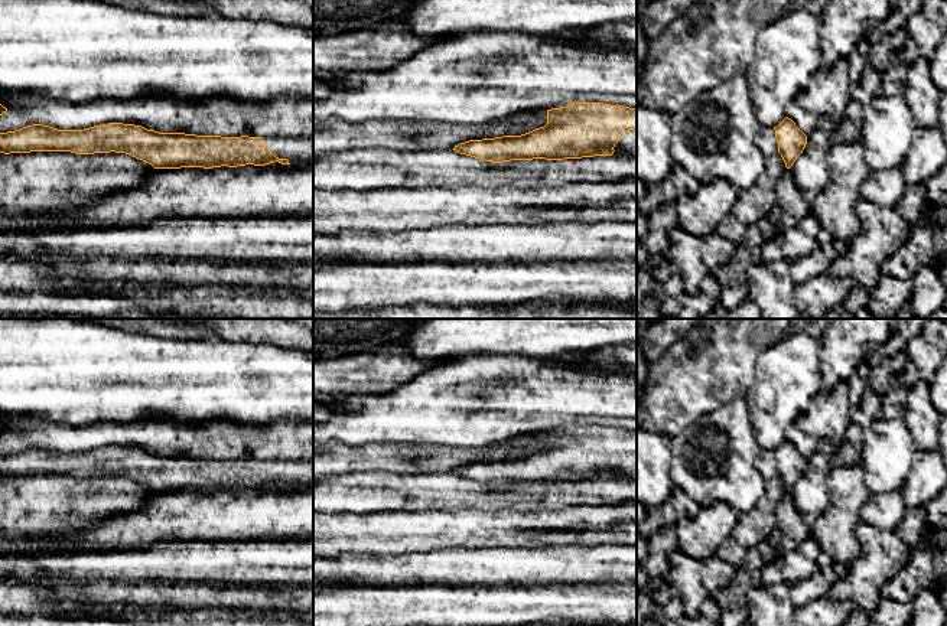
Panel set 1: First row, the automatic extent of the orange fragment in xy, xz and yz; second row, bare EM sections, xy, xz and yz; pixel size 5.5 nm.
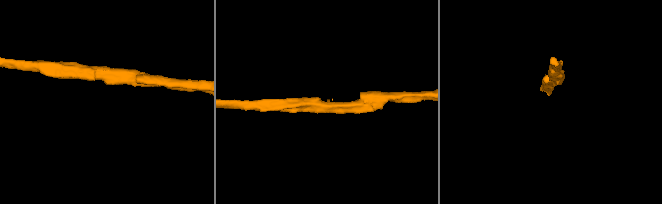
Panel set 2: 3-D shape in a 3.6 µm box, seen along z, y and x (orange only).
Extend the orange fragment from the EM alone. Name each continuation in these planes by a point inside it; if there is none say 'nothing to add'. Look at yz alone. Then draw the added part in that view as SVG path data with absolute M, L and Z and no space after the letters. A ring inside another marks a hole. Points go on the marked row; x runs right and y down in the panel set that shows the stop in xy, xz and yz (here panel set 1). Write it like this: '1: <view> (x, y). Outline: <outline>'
1: yz (765, 140). Outline: M761 127L755 144L765 157L778 153L778 141L775 138L775 130L772 127Z

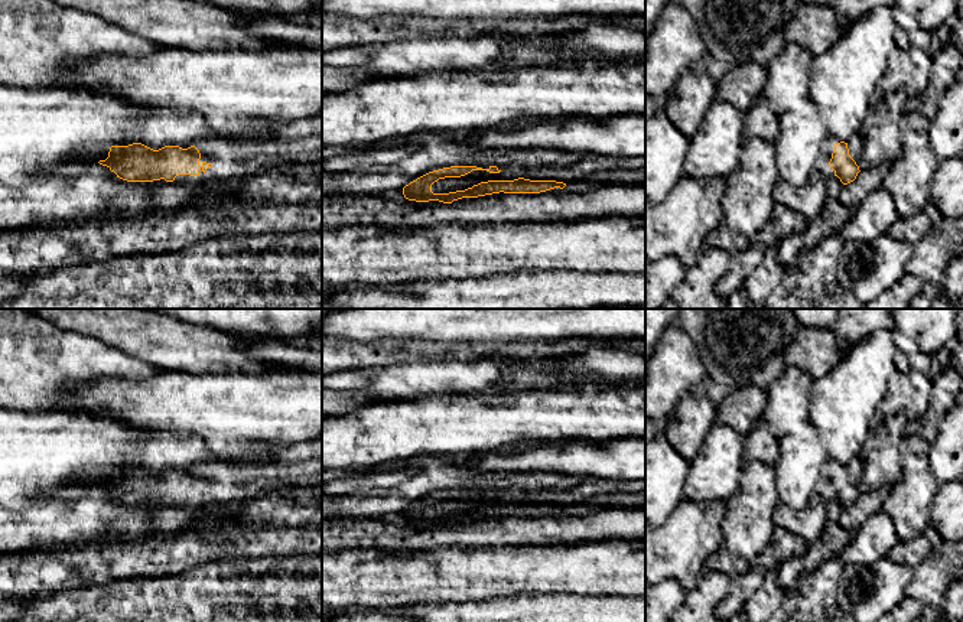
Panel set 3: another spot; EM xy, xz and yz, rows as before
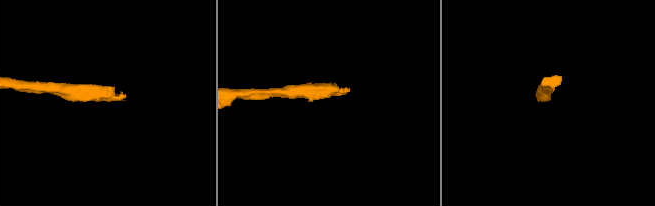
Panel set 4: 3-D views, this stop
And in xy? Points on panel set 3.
1: xy (230, 159). Outline: M225 139L198 140L201 172L198 176L178 175L175 180L204 182L208 179L243 179L257 173L260 167L280 163L322 165L322 139L292 143L277 141L231 141Z

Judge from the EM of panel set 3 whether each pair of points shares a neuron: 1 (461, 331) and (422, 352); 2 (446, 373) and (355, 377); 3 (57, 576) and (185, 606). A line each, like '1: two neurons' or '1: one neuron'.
1: two neurons
2: one neuron
3: two neurons

